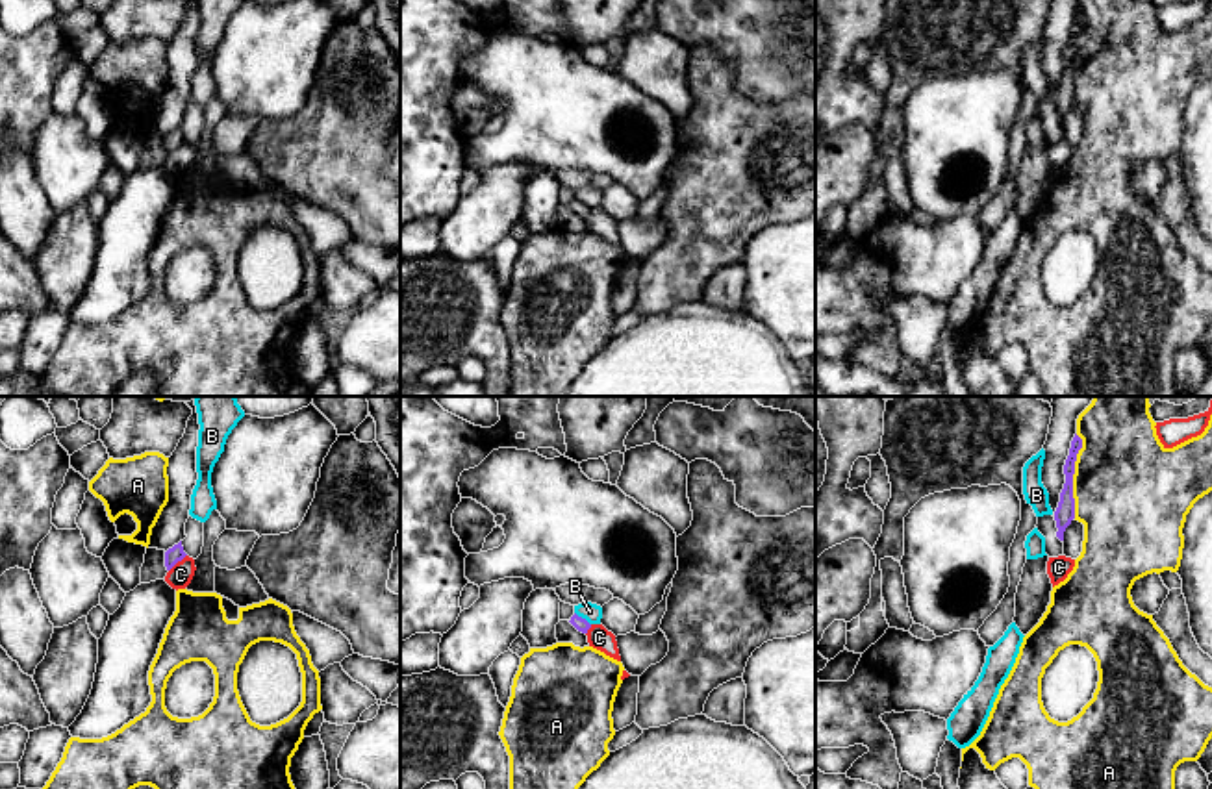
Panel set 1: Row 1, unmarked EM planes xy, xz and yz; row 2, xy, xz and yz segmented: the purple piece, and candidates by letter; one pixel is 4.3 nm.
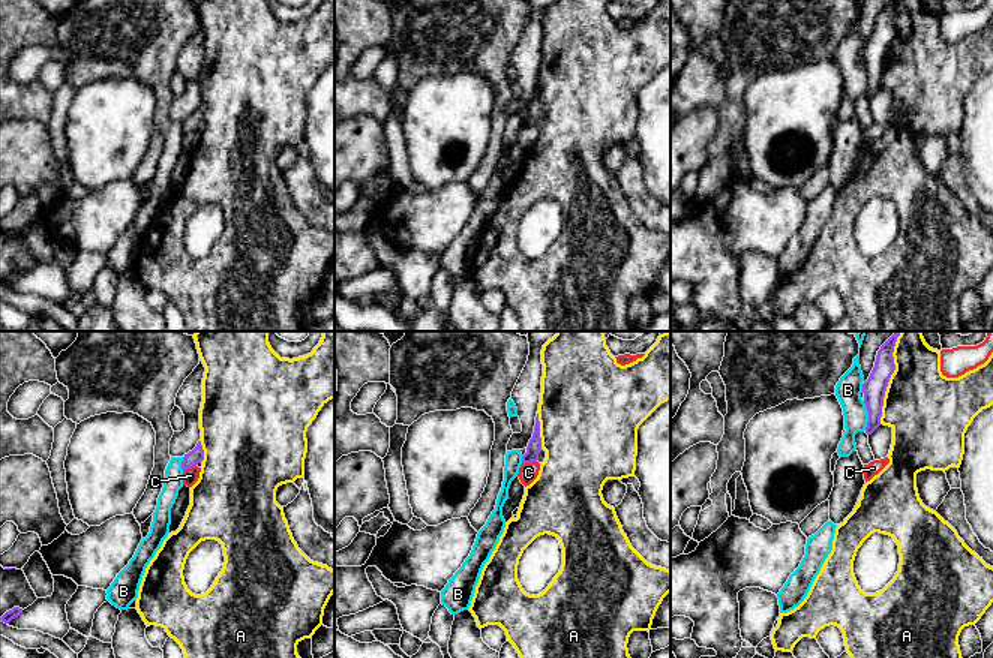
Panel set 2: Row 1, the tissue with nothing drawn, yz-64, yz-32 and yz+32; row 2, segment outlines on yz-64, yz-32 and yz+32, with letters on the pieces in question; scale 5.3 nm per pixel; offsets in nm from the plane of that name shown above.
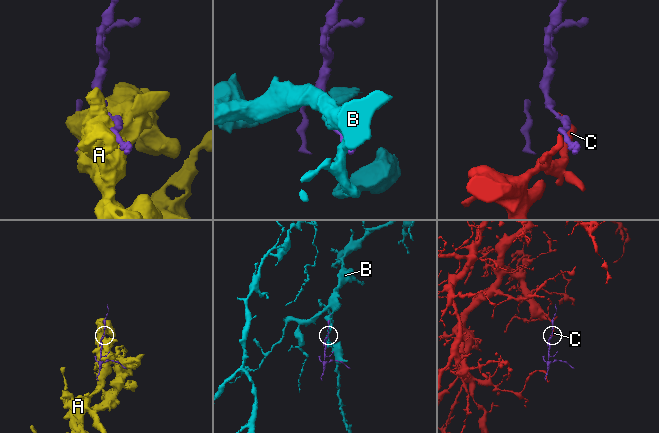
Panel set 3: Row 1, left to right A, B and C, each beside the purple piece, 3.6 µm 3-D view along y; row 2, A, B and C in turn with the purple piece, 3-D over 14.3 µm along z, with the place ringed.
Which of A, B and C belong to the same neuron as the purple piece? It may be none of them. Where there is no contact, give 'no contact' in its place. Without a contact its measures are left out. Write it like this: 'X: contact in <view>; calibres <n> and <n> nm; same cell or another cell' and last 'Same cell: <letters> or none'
A: contact in yz; calibres 90 and 480 nm; another cell
B: contact in xz; calibres 60 and 80 nm; another cell
C: contact in xy; calibres 70 and 100 nm; another cell
Same cell: none

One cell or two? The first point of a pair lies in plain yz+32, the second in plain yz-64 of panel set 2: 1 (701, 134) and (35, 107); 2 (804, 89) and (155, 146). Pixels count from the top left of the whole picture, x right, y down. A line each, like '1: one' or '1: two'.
1: two
2: two

